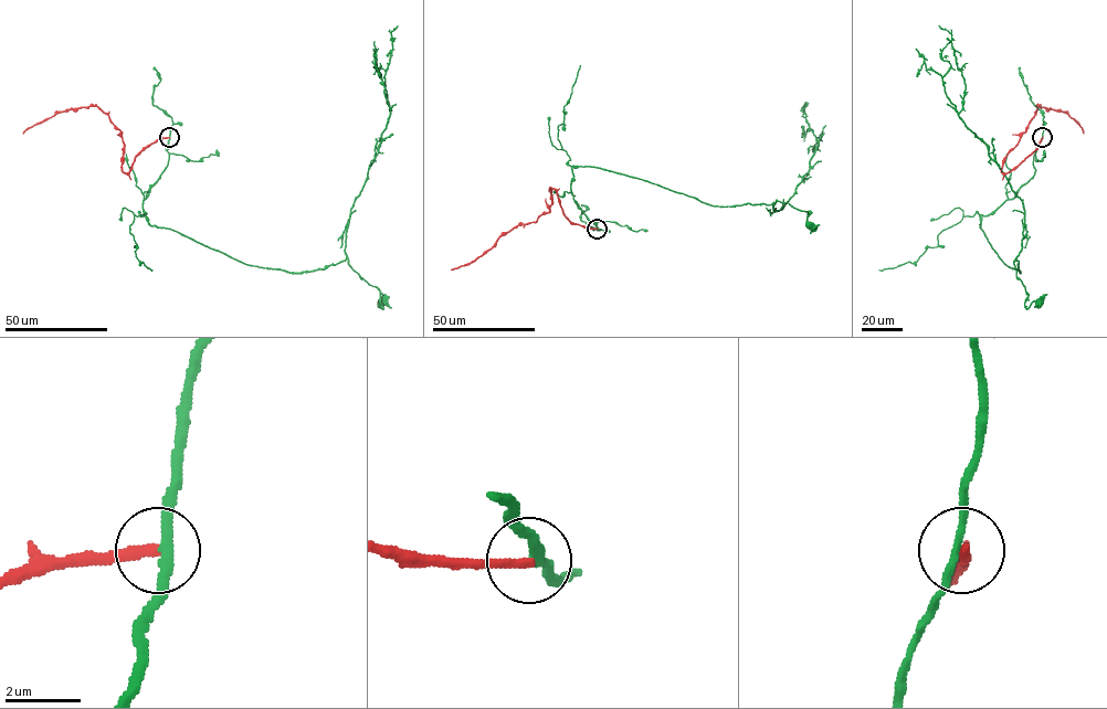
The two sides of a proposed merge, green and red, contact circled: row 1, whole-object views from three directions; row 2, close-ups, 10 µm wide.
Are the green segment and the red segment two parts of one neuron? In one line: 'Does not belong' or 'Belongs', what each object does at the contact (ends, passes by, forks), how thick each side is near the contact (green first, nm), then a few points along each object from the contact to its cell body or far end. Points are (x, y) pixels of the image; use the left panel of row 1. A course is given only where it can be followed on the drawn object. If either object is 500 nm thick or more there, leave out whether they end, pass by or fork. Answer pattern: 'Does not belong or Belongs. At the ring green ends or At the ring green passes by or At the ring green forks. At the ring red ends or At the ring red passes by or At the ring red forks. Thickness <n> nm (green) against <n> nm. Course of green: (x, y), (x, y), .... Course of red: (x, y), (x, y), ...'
Does not belong. At the ring green passes by. At the ring red ends. Thickness 200 nm (green) against 240 nm. Course of green: (169, 137), (168, 166), (143, 203), (150, 225), (290, 272), (347, 257), (381, 303). Course of red: (169, 137), (147, 145), (126, 173), (122, 171), (122, 131), (96, 106), (58, 112), (22, 134)

